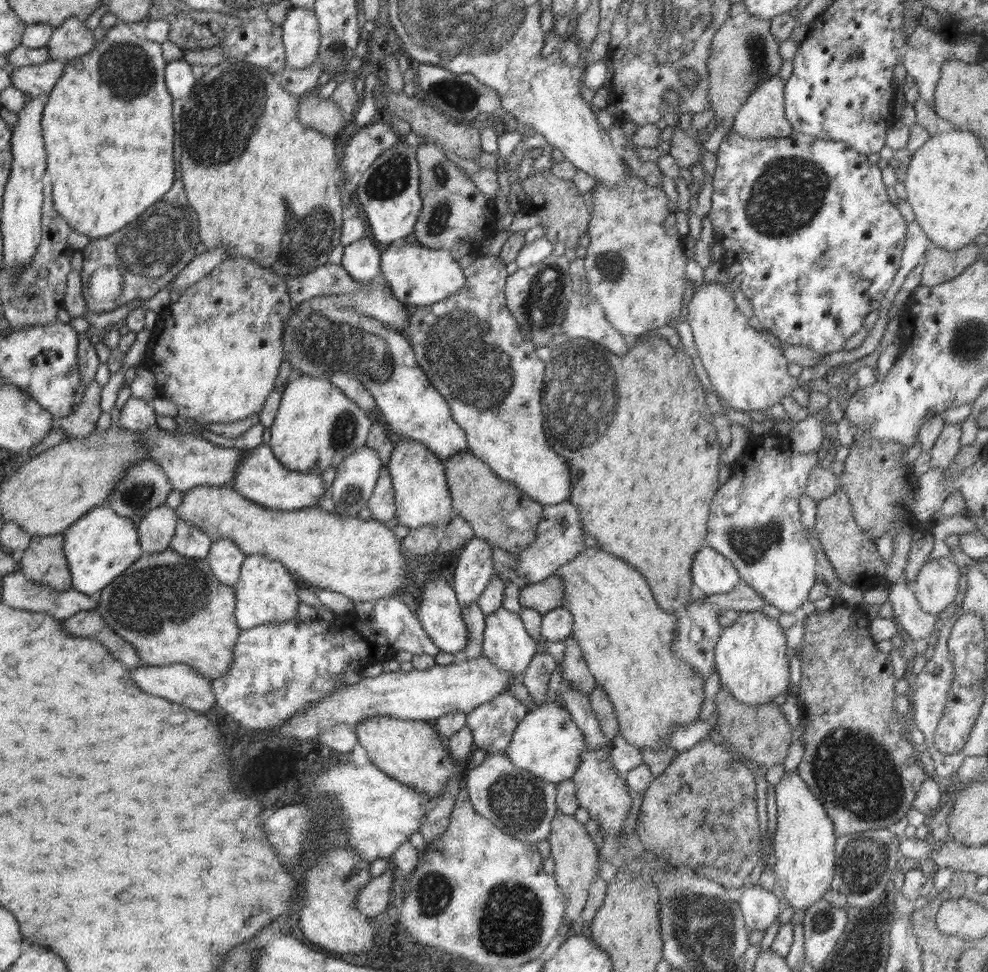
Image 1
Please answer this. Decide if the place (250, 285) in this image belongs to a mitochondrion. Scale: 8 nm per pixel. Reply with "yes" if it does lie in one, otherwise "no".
no

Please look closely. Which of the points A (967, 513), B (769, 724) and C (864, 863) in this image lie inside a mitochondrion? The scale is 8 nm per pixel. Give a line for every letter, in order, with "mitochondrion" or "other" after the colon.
A: other
B: other
C: mitochondrion

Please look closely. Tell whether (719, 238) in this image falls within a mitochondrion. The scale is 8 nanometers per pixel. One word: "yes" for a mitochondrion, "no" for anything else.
no

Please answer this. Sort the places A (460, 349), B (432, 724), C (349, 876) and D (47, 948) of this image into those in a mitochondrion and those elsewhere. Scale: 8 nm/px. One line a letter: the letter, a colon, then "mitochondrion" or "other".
A: mitochondrion
B: other
C: other
D: other

